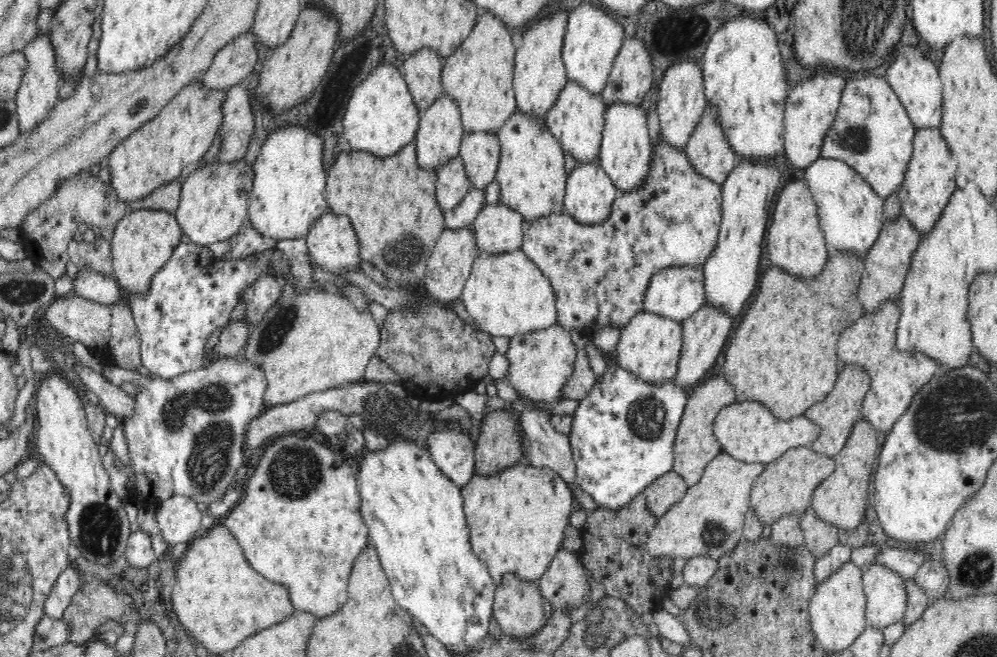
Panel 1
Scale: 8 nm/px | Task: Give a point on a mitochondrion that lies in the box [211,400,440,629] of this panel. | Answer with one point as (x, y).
(294, 471)

